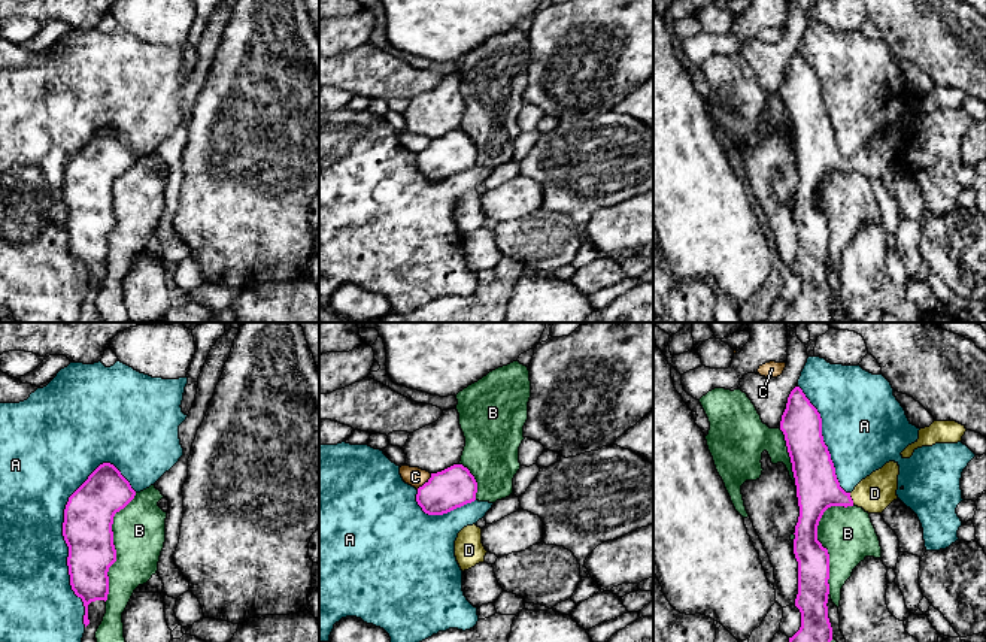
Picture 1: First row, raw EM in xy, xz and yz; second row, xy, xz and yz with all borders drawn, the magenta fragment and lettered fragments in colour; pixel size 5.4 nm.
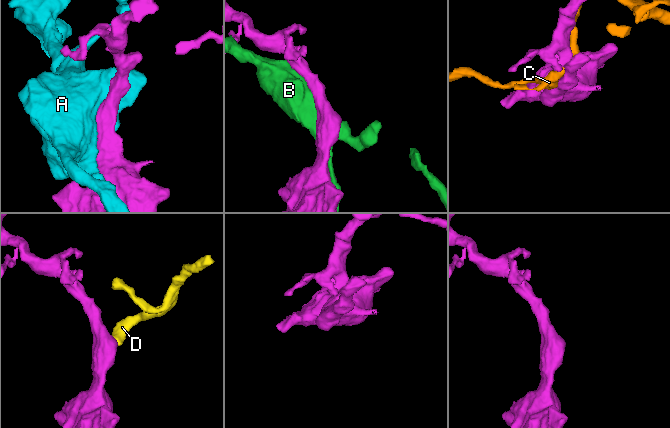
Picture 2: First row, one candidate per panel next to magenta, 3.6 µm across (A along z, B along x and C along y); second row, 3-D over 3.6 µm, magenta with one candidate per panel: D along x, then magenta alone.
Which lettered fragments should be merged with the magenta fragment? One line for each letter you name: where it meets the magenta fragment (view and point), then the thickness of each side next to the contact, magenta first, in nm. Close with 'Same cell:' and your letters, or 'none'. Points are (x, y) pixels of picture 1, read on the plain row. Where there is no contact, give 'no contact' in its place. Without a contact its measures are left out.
D: yz (851, 164) | 240/200 nm
Same cell: D

